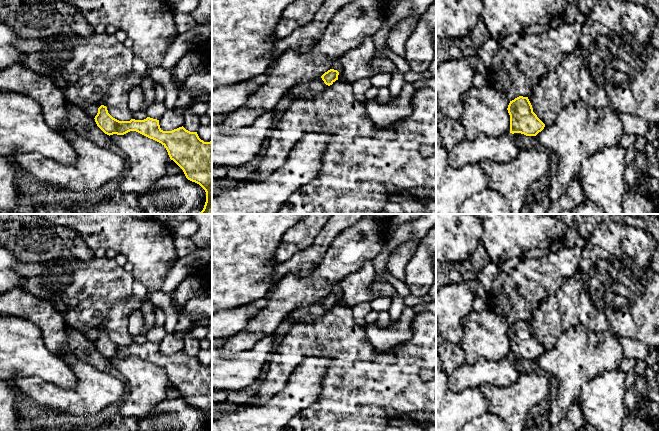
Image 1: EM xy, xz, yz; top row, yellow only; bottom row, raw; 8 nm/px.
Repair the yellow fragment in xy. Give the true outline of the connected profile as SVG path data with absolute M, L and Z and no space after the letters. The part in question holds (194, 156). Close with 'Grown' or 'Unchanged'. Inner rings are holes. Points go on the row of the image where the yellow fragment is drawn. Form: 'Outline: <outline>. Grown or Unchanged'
Outline: M101 105L95 116L97 126L107 135L124 135L130 131L136 131L150 139L161 143L173 160L184 172L186 178L199 184L206 192L206 202L200 214L212 214L212 140L204 142L197 132L190 132L183 126L172 131L163 131L160 128L159 120L147 117L144 120L131 119L130 121L119 121L113 118L107 107Z. Unchanged

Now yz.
Outline: M519 96L508 105L510 115L510 133L521 133L526 136L536 136L545 124L533 112L528 97Z. Unchanged

